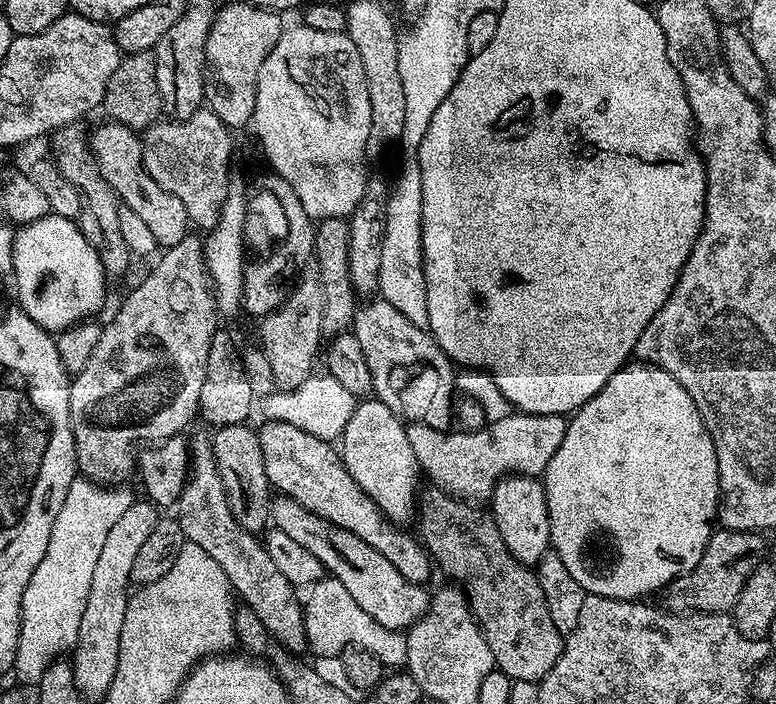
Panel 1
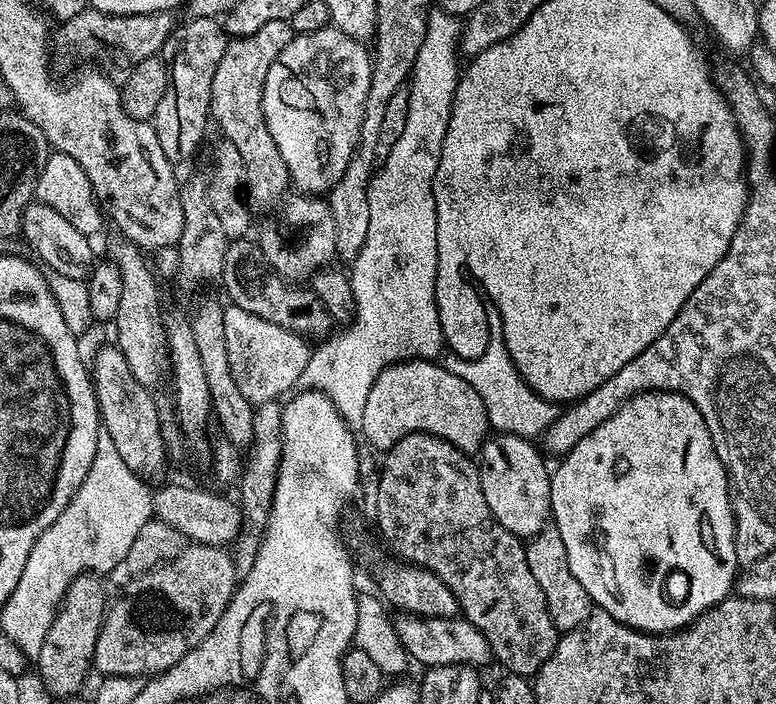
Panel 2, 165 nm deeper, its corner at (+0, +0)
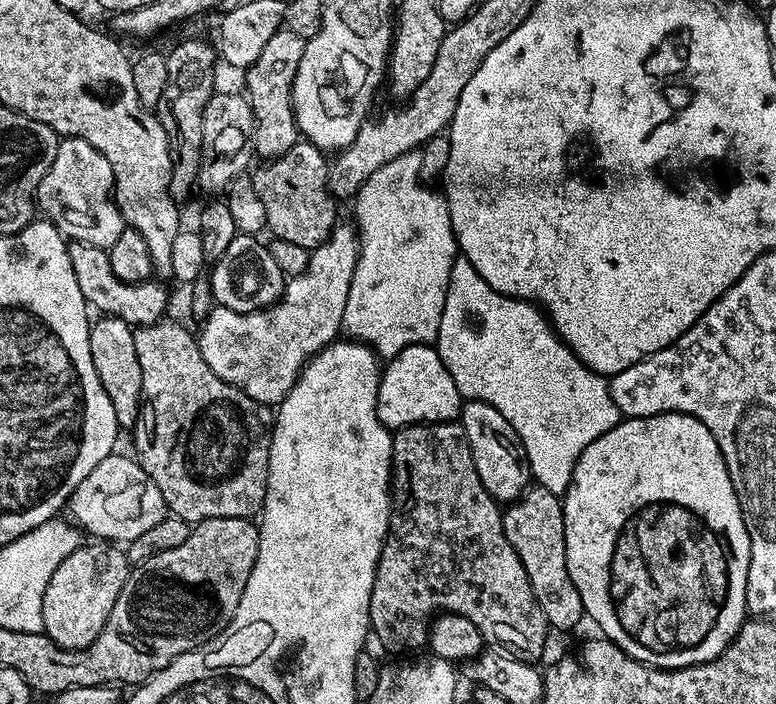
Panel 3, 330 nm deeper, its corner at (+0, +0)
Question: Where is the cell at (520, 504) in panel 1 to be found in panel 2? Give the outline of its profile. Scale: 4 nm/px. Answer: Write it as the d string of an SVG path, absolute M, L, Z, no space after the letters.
M513 432L492 434L483 441L478 455L482 494L486 494L486 502L490 506L490 514L510 530L510 534L521 538L536 536L544 528L549 527L552 519L550 506L549 465L544 465L545 457L541 449L536 448L531 439L516 436Z

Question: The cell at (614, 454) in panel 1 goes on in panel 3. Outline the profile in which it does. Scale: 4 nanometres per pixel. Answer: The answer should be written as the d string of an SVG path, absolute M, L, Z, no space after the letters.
M667 412L621 419L620 423L606 430L602 438L594 438L594 442L582 450L568 488L564 491L562 503L566 526L566 566L574 586L578 586L578 594L582 594L582 606L587 619L592 619L604 631L601 632L603 639L614 641L630 658L655 668L685 668L705 664L718 658L718 654L730 646L749 615L746 606L746 574L750 570L750 534L746 530L738 494L722 458L722 450L718 450L714 434L710 434L710 430L706 430L698 418L681 412Z

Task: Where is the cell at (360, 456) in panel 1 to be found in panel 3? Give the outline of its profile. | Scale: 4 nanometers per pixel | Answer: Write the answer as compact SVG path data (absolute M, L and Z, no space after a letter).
M432 344L406 346L397 356L383 365L378 386L378 418L390 430L411 424L442 424L452 422L460 415L462 394L450 378L450 370L442 366Z

